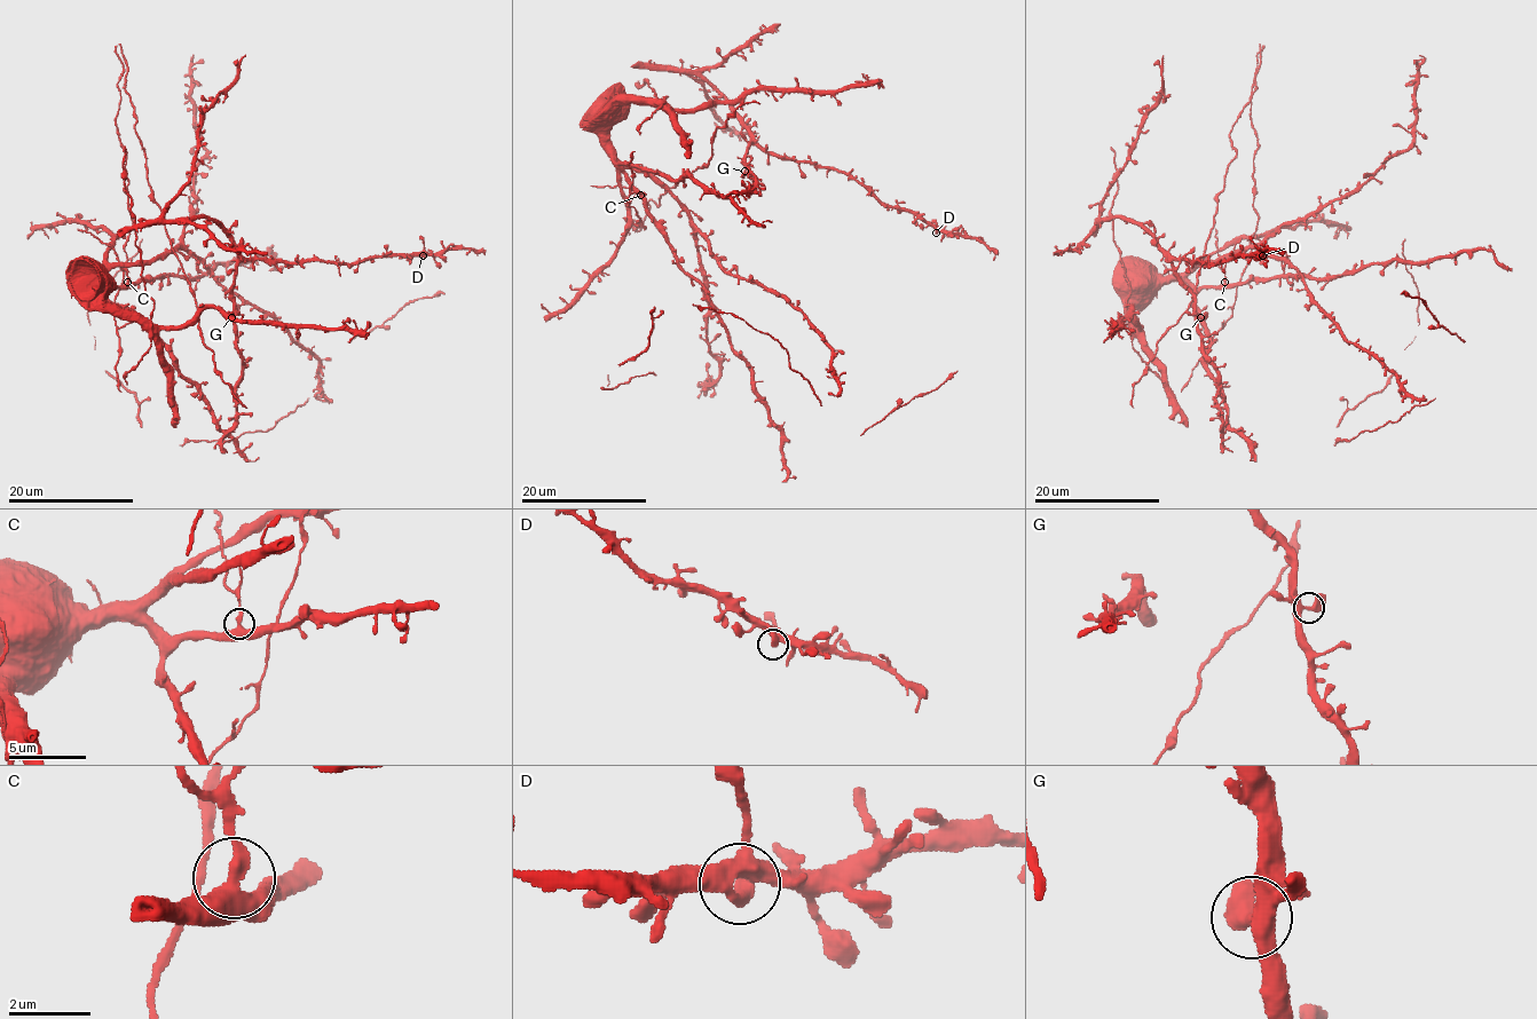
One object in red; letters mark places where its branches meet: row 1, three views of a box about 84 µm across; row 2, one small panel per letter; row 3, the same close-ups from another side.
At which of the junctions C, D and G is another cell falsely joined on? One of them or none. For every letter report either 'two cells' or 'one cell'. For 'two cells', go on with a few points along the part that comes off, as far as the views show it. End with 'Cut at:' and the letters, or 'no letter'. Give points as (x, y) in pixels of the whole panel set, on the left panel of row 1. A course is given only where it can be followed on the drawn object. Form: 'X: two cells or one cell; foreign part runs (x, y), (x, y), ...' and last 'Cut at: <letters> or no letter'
C: two cells; foreign part runs (128, 282), (117, 253), (78, 228)
D: one cell
G: one cell
Cut at: C

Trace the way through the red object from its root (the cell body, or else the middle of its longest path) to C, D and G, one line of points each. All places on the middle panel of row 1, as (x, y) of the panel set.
C: (676, 199), (660, 183), (625, 168), (614, 157), (625, 181), (641, 195)
D: (676, 199), (614, 157), (733, 198), (754, 187), (746, 149), (756, 143), (844, 171), (936, 232)
G: (676, 199), (614, 157), (672, 179), (691, 175), (723, 198), (754, 187), (745, 171)

